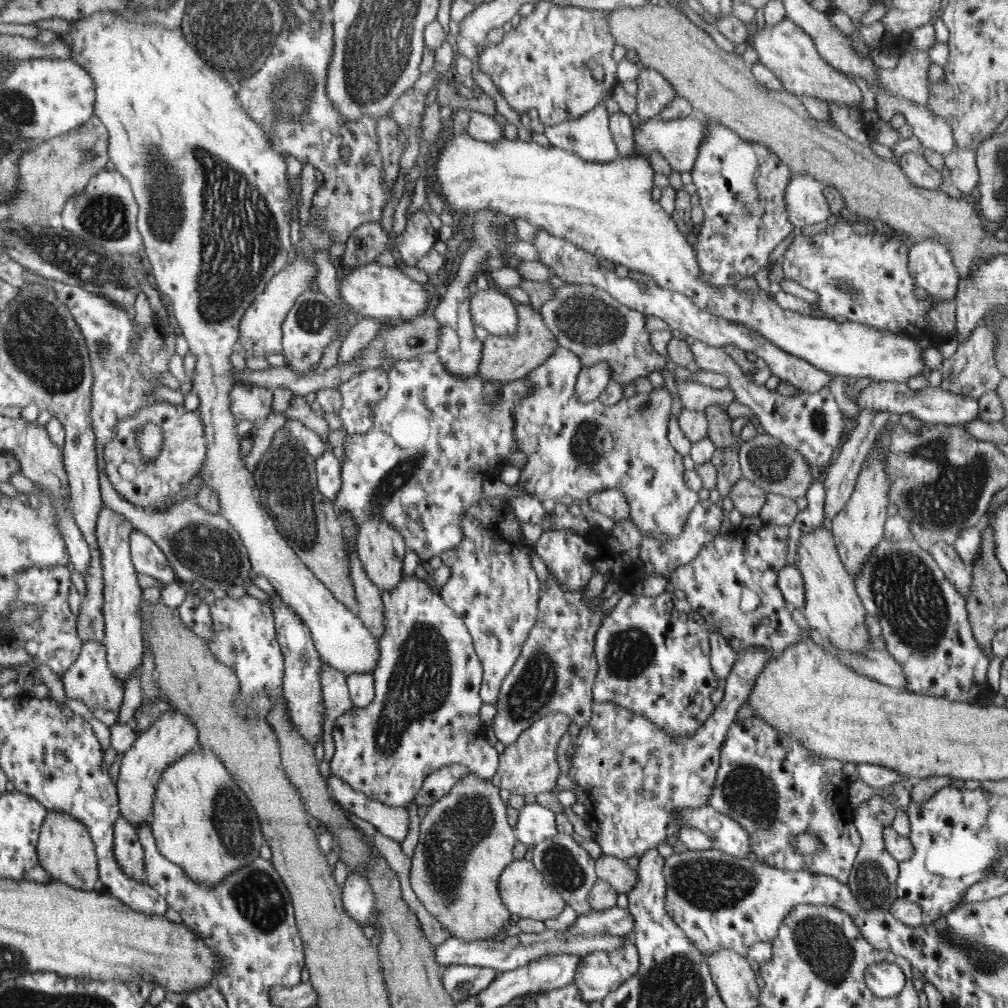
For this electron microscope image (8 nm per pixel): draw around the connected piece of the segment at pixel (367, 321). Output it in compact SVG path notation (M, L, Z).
M360 317L341 344L338 353L338 362L352 362L355 355L378 335L378 331L380 331L381 328L387 325L391 324L376 321L370 317Z

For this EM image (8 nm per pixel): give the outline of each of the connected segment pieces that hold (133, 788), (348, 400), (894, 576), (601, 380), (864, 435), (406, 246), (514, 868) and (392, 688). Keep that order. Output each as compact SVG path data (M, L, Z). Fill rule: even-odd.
M178 710L164 712L153 726L140 733L130 750L123 753L117 780L117 792L120 794L120 818L126 818L138 832L144 822L151 822L154 808L154 795L162 772L182 756L188 755L198 747L199 736L197 725L185 713Z
M388 367L370 368L360 374L354 374L348 381L340 383L337 387L342 397L342 408L336 412L342 419L343 430L348 435L361 435L374 426L374 406L377 406L380 399L386 398L389 392Z
M883 537L855 578L855 590L862 605L867 614L876 616L882 628L886 649L904 669L908 693L970 704L974 703L975 697L982 701L985 695L990 694L987 680L990 658L973 638L965 600L929 552L920 548L914 538L892 541Z
M598 364L596 367L584 367L575 380L578 400L592 402L598 399L605 388L612 382L613 373L609 365Z
M860 409L858 419L856 420L856 427L850 432L850 435L846 436L842 442L842 446L836 456L832 459L832 462L828 465L826 472L826 478L824 478L825 488L825 502L824 502L824 516L833 520L834 516L838 512L842 512L842 508L846 506L846 502L852 492L854 492L854 486L858 482L858 474L862 470L862 464L864 464L864 458L866 454L872 448L873 443L878 437L882 426L892 420L895 415L890 411L874 410L874 409Z
M422 207L410 214L404 234L397 237L396 246L400 256L411 267L418 264L418 260L426 256L436 244L436 232L426 216Z
M526 859L513 860L501 874L500 893L506 908L520 918L545 922L558 917L565 910L564 897L549 883L549 879Z
M415 574L410 579L402 580L392 593L382 593L381 596L384 604L386 633L379 639L381 660L378 662L377 670L373 673L376 680L376 698L365 708L352 707L334 721L335 750L330 761L331 774L336 774L338 778L342 778L346 784L352 785L354 789L362 792L368 798L378 800L378 802L391 807L406 807L412 800L416 799L418 791L425 784L425 779L440 767L449 764L463 764L469 768L472 775L482 779L492 779L500 766L500 754L488 743L486 736L480 736L482 724L478 720L478 712L482 708L480 680L484 680L484 666L480 666L481 659L477 656L472 634L469 633L465 622L456 616L454 609L441 600L440 595L432 593L426 582L420 582Z

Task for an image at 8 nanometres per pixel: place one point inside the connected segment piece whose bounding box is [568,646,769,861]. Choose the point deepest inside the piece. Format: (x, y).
(633, 777)

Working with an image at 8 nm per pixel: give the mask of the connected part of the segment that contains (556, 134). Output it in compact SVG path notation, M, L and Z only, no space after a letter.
M604 100L601 106L594 108L593 111L586 112L586 115L566 123L546 127L544 133L548 137L551 146L572 152L583 160L603 164L604 162L612 162L619 158L619 151L614 143L612 131L609 128L610 120Z

